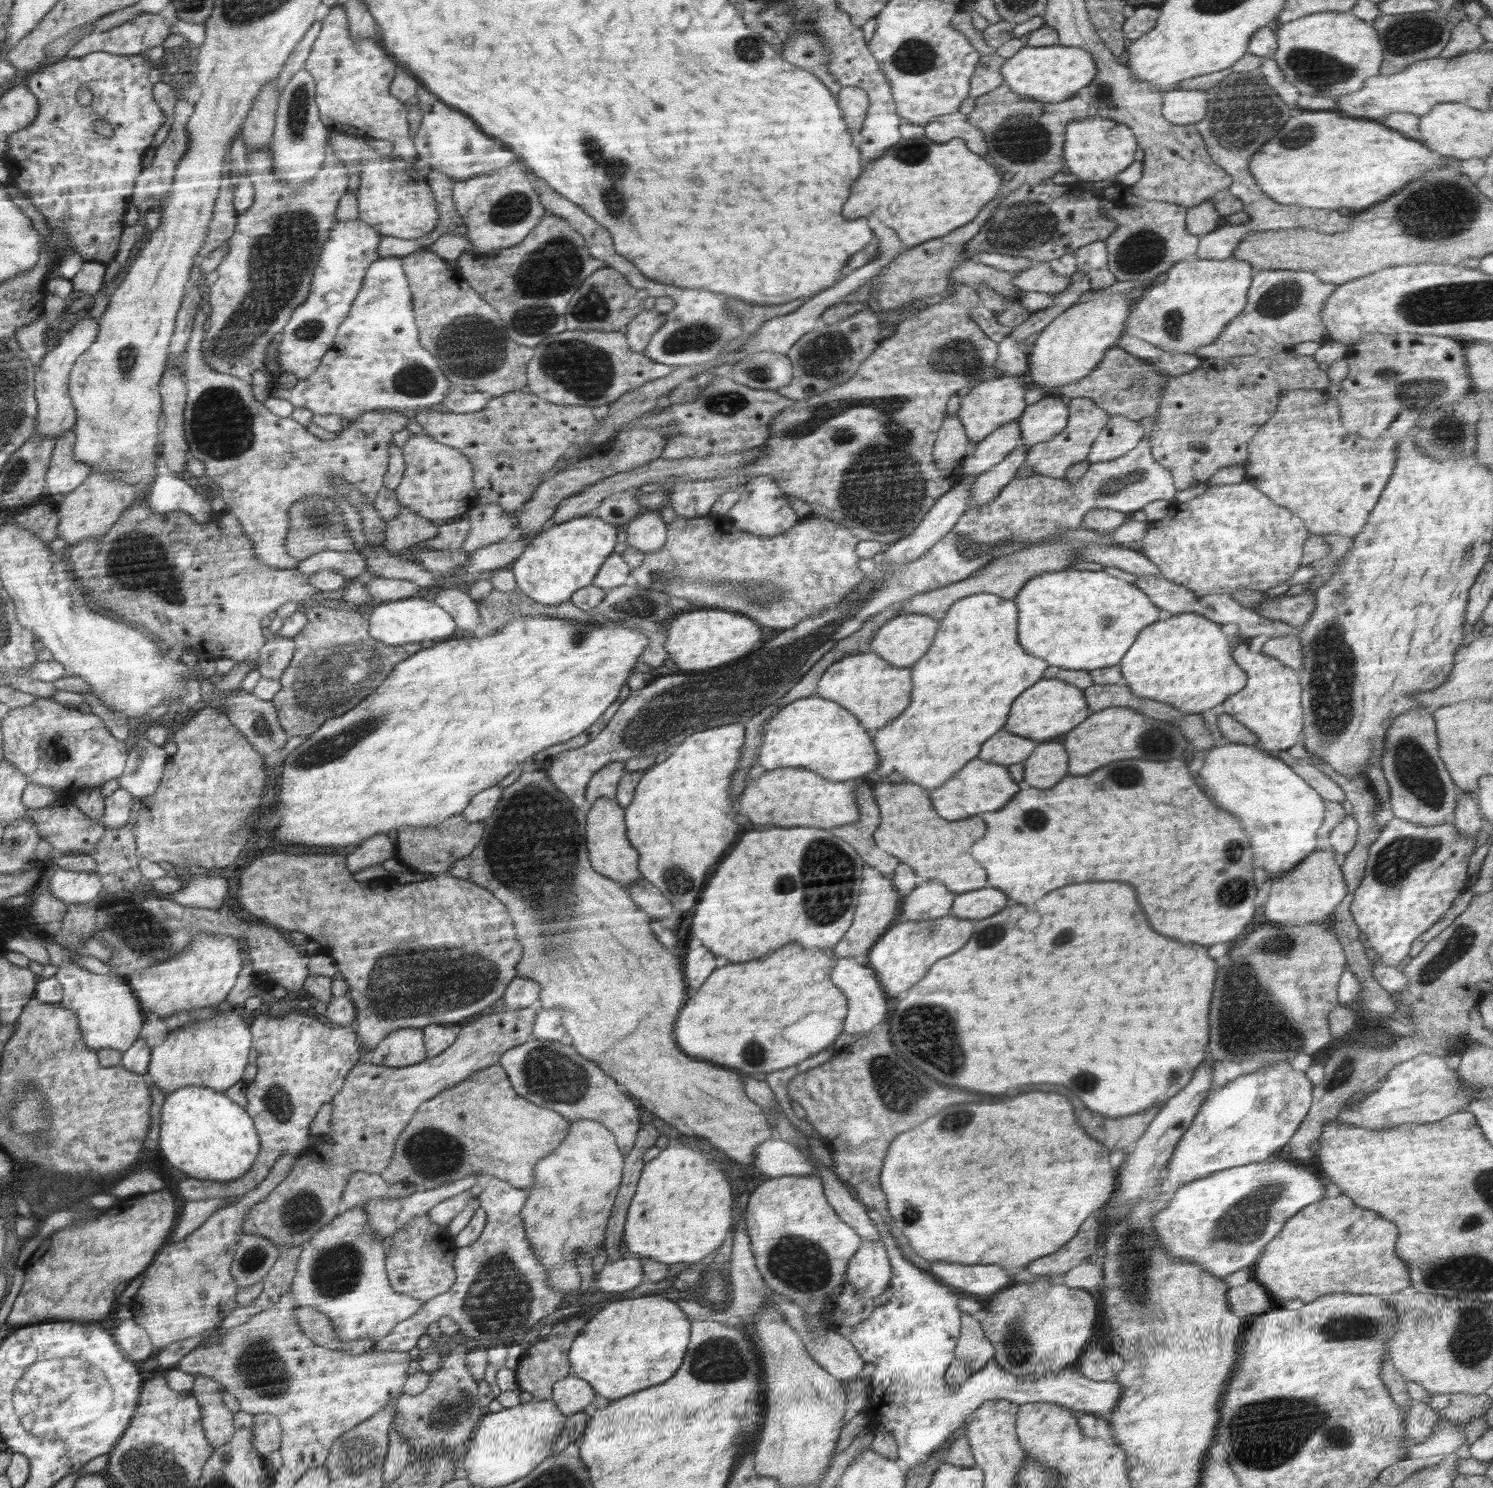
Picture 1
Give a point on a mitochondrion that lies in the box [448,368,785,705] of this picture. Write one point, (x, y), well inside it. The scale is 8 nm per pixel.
(643, 606)

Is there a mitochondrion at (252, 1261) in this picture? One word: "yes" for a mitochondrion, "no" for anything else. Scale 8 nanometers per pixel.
yes

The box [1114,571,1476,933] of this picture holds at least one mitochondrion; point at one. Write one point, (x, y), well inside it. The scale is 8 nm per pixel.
(1333, 678)

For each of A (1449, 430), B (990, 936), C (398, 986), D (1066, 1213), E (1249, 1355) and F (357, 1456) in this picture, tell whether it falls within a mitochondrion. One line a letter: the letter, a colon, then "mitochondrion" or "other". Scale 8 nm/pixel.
A: mitochondrion
B: mitochondrion
C: mitochondrion
D: other
E: other
F: mitochondrion

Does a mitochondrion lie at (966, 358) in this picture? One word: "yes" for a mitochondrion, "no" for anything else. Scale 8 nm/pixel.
yes

